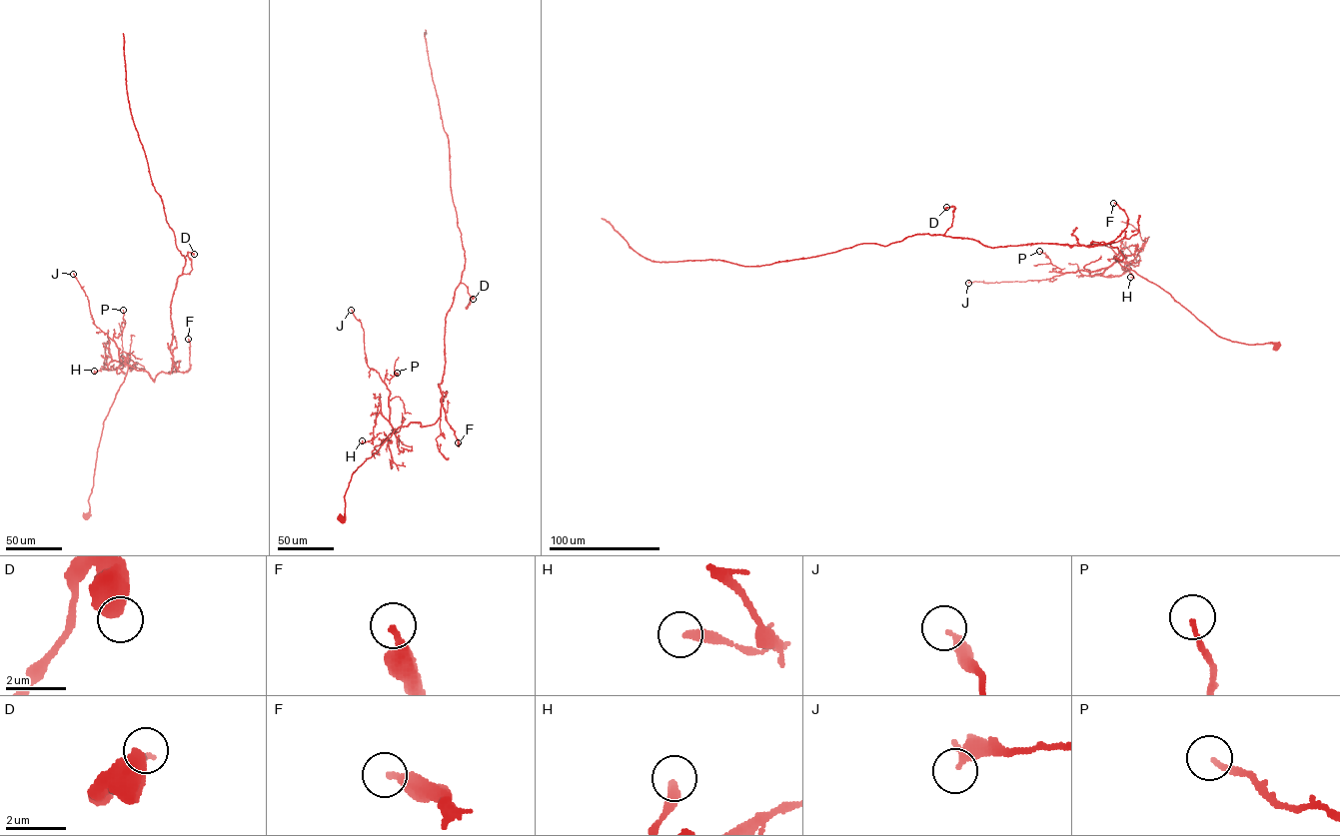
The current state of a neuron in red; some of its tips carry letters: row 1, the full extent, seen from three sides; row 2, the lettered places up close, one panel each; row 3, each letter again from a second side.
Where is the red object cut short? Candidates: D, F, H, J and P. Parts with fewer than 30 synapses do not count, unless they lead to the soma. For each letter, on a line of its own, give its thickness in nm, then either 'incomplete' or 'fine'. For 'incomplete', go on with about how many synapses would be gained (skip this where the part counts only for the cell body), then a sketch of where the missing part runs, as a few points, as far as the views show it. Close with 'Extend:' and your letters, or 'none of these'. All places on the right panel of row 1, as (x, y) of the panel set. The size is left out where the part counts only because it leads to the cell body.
D: 600 nm | fine
F: 260 nm | fine
H: 320 nm | fine
J: 340 nm | fine
P: 150 nm | fine
Extend: none of these

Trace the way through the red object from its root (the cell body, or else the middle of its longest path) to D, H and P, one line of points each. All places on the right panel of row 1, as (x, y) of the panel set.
D: (1276, 347), (1218, 337), (1122, 267), (1117, 247), (986, 247), (945, 235), (954, 209), (946, 207)
H: (1276, 347), (1218, 337), (1169, 293), (1118, 261), (1102, 274), (1120, 276), (1128, 271), (1130, 277)
P: (1276, 347), (1218, 337), (1169, 293), (1118, 261), (1093, 271), (1060, 273), (1039, 251)

